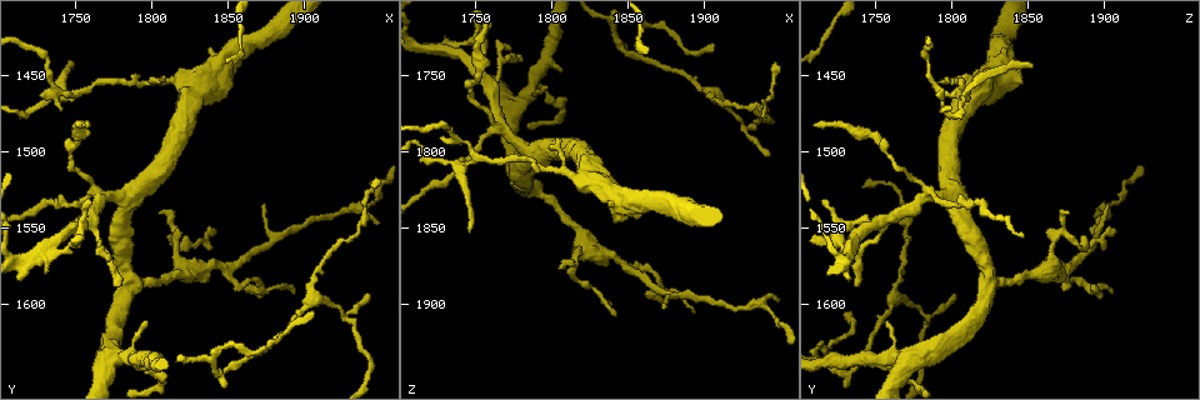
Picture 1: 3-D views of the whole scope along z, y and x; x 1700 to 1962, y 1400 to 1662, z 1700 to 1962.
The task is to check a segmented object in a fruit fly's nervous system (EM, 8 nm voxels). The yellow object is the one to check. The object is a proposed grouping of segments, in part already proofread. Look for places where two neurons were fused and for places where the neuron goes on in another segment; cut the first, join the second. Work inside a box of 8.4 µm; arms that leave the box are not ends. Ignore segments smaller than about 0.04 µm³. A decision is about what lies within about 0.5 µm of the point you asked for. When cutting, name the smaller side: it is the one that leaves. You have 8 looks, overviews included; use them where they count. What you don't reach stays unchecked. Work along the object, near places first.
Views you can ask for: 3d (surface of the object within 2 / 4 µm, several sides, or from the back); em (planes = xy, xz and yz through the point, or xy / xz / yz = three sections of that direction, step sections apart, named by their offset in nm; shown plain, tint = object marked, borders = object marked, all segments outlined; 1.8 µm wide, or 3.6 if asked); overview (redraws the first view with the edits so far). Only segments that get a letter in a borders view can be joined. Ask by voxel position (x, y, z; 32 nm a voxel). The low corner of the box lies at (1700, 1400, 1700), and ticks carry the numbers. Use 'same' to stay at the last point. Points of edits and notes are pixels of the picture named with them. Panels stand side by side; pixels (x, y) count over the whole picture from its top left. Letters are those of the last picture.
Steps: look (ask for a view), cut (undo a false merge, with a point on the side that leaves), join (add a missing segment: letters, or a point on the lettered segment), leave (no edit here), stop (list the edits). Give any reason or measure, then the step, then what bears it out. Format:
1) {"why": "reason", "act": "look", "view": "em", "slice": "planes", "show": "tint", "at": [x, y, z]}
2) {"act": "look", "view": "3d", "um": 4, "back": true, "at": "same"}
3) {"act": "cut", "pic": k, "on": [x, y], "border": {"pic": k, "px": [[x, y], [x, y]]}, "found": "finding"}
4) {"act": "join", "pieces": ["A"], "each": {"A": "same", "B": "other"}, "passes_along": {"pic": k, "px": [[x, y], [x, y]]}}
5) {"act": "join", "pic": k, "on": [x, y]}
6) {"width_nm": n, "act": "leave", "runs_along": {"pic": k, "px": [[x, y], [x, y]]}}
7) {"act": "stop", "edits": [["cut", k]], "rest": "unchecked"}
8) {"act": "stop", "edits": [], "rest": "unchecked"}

{"why": "four-way junction", "act": "look", "view": "3d", "um": 4, "at": [1768, 1528, 1784]}

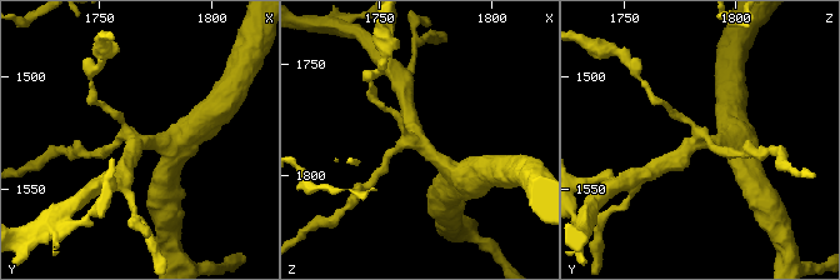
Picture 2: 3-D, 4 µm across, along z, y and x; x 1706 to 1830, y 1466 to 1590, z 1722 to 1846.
{"arms": 4, "why": "need the tissue", "act": "look", "view": "em", "slice": "planes", "show": "borders", "at": [1767, 1529, 1784]}

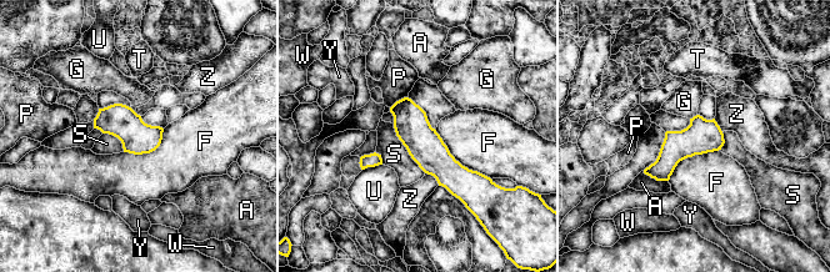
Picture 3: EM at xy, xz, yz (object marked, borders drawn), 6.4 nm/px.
{"act": "leave", "each": {"A": "other", "F": "other", "G": "other", "P": "other", "S": "other", "T": "other", "U": "other", "W": "other", "Y": "other", "Z": "other"}, "found": "continuous, no second neuron"}

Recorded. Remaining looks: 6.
{"why": "sharp bend", "act": "look", "view": "3d", "um": 2, "at": [1784, 1586, 1824]}

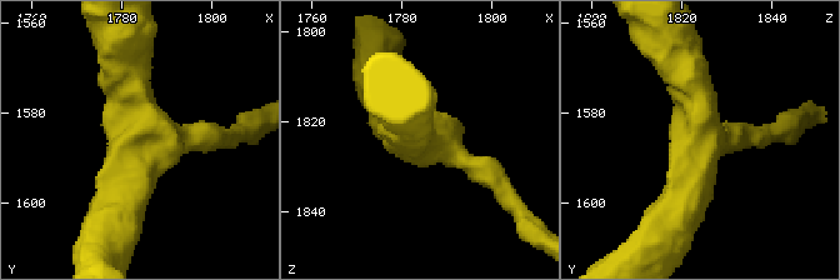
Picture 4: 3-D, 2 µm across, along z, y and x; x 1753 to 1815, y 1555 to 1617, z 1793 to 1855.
{"arms": 3, "arm_widths_nm": [160, 360, 400], "why": "now the EM", "act": "look", "view": "em", "slice": "planes", "show": "borders", "at": [1785, 1586, 1824]}

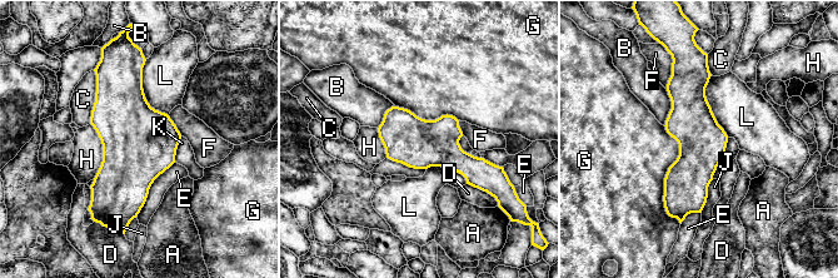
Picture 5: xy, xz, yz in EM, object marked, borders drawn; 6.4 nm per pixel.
{"act": "leave", "each": {"A": "other", "B": "other", "C": "other", "D": "other", "E": "other", "F": "other", "G": "other", "H": "other", "J": "other", "K": "other", "L": "other"}, "border": {"pic": 5, "px": [[663, 125], [681, 223]]}, "found": "one neuron here"}

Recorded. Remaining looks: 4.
{"why": "abrupt turn", "act": "look", "view": "em", "slice": "planes", "show": "plain", "at": [1842, 1638, 1718]}

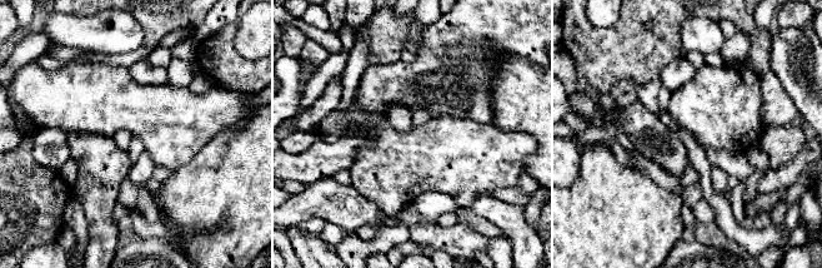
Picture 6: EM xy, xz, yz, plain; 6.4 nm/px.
{"why": "see the neighbours", "act": "look", "view": "em", "slice": "planes", "show": "borders", "at": "same"}

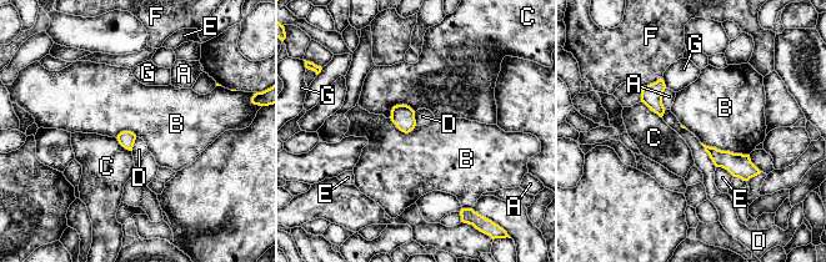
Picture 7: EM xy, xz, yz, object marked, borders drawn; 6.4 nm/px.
{"width_nm": 50, "act": "leave", "each": {"A": "other", "B": "other", "C": "other", "D": "other", "E": "other", "F": "other", "G": "other"}, "border": {"pic": 7, "px": [[700, 141], [721, 150], [749, 155]]}, "found": "continuous, no second neuron"}

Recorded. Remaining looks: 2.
{"act": "stop", "edits": [], "rest": "unchecked"}

